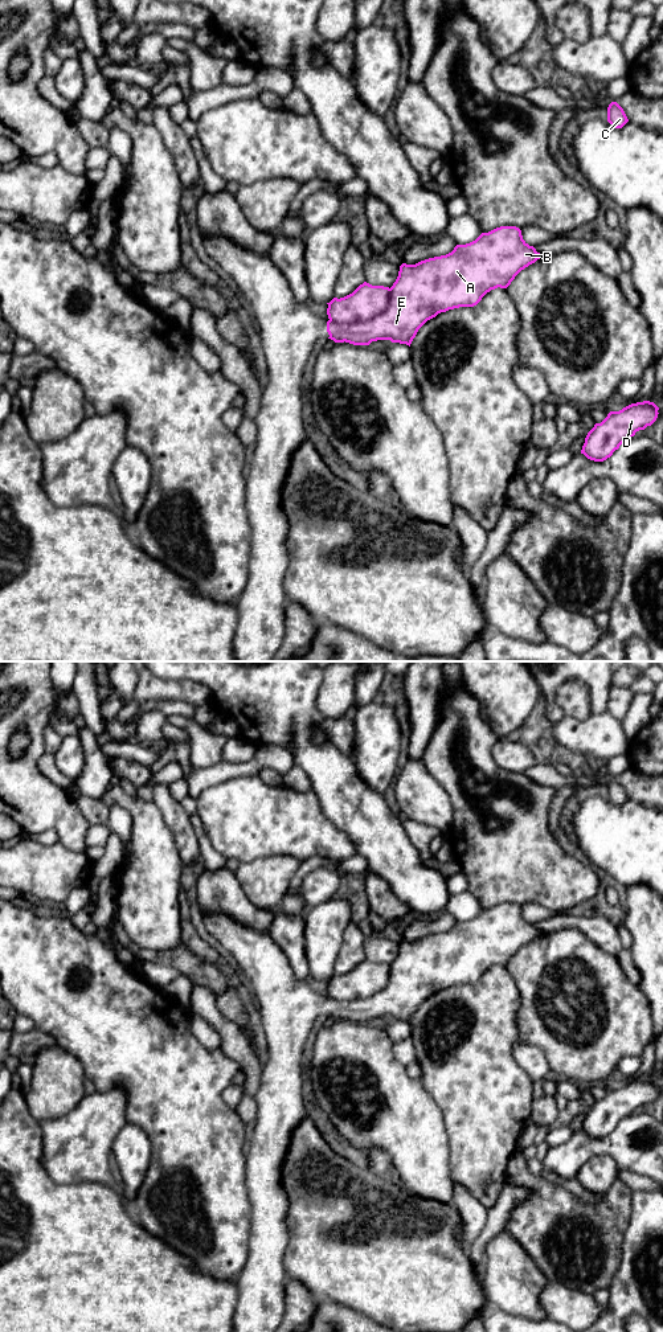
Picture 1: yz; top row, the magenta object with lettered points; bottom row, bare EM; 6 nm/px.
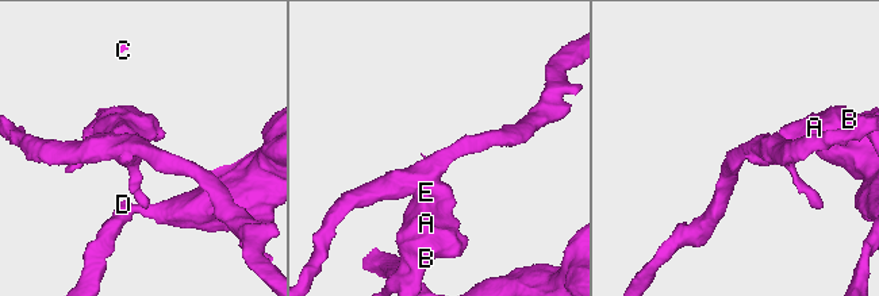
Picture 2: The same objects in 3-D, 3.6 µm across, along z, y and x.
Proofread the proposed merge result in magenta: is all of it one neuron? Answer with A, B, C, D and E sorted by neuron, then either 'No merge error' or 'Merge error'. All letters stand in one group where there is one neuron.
Groups: A B C E / D. Merge error

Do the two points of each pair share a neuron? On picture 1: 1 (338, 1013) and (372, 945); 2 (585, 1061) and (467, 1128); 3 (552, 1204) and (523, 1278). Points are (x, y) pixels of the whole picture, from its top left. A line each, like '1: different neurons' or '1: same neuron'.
1: different neurons
2: different neurons
3: different neurons

